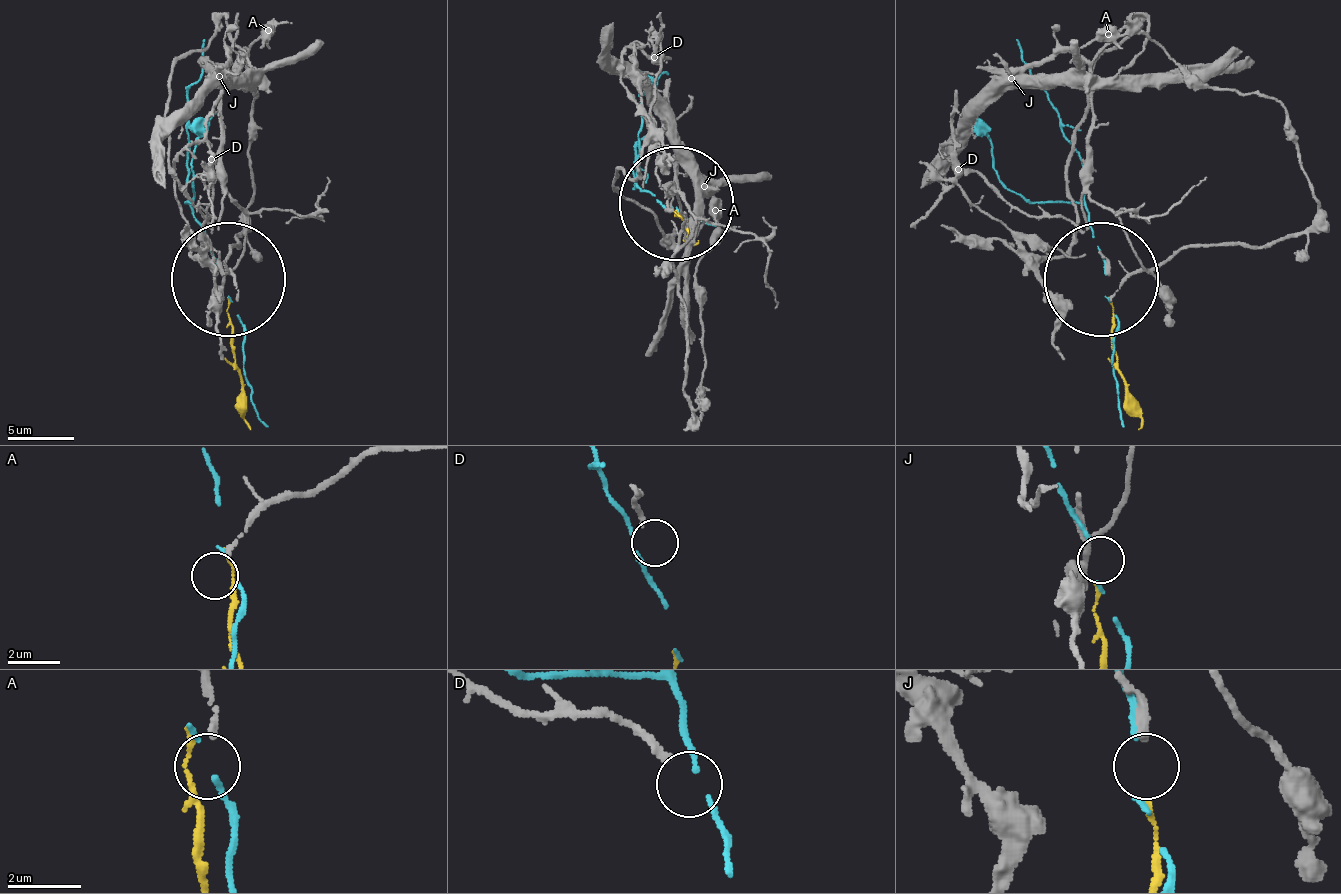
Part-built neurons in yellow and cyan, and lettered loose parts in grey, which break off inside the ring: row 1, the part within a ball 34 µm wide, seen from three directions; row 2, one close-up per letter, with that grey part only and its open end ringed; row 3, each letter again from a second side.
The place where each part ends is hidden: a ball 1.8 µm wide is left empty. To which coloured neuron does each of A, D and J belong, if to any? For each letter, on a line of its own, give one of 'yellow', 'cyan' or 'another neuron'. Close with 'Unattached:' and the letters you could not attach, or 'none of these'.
A: another neuron
D: another neuron
J: yellow
Unattached: A, D

